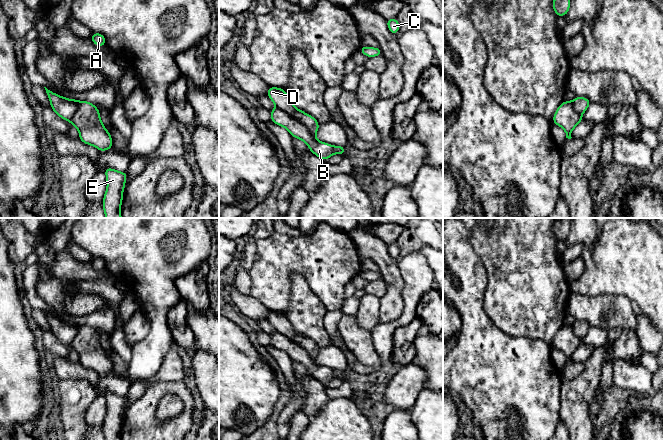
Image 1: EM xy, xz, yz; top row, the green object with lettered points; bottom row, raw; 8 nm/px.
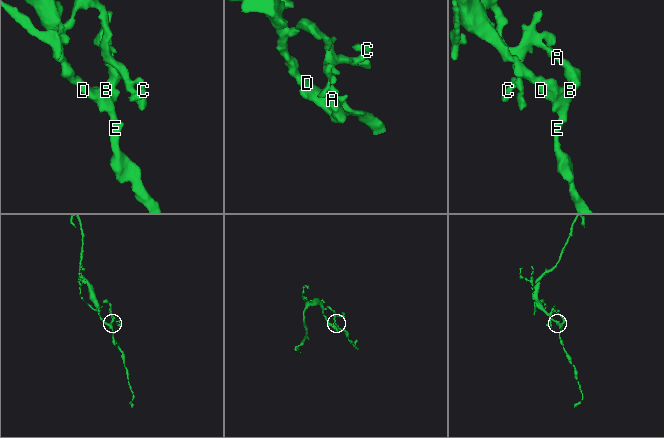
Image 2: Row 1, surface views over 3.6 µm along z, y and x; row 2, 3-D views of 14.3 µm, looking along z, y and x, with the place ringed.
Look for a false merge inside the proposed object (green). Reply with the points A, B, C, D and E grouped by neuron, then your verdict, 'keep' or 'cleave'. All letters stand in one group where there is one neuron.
A B C D E; keep

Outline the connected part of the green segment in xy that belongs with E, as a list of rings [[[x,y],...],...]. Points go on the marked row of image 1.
[[[107,167],[104,172],[107,180],[107,189],[102,203],[105,218],[122,218],[120,210],[127,173],[110,167]]]

